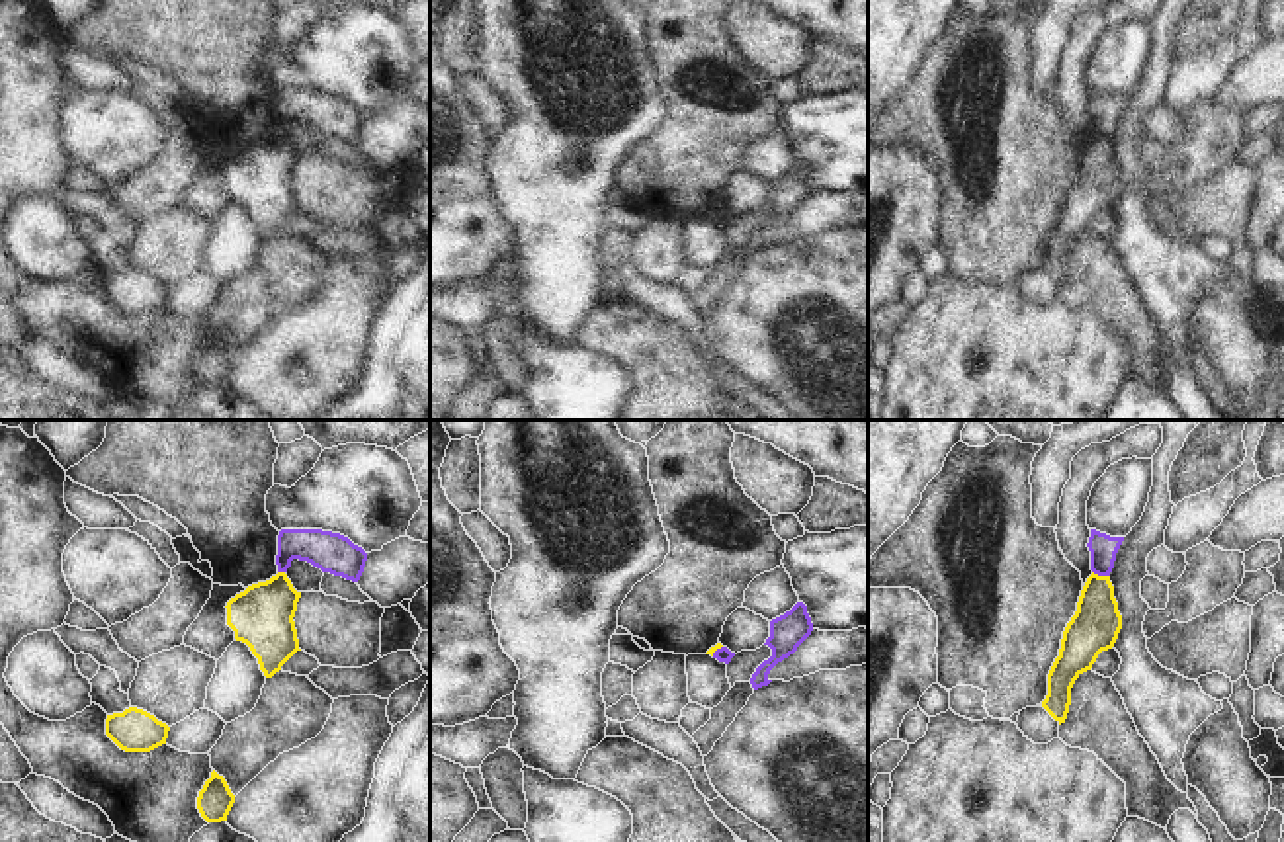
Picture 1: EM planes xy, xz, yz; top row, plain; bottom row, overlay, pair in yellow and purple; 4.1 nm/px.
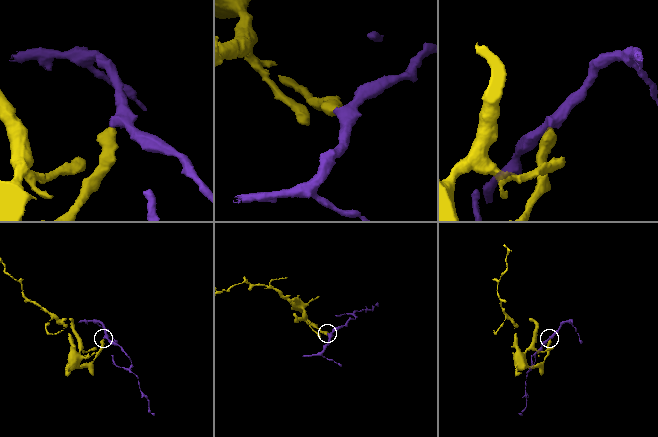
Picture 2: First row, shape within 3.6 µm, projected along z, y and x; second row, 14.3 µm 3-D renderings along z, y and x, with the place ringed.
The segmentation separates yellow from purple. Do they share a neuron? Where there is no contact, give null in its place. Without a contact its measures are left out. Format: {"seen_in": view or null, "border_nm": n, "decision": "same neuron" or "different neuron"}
{"seen_in": "yz", "border_nm": 80, "decision": "different neuron"}

